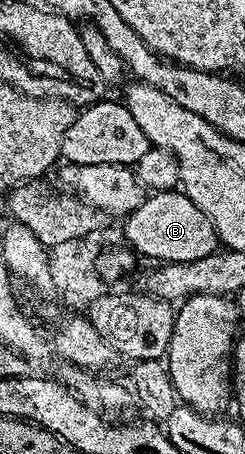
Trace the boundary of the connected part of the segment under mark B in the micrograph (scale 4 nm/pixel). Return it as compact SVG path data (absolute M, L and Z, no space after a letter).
M176 188L151 193L145 197L142 205L133 214L127 215L125 222L128 222L124 226L124 234L129 242L127 245L133 251L141 250L148 258L160 258L156 260L164 264L198 260L202 256L210 256L218 248L218 237L215 227L212 226L212 219L202 213L184 193Z

